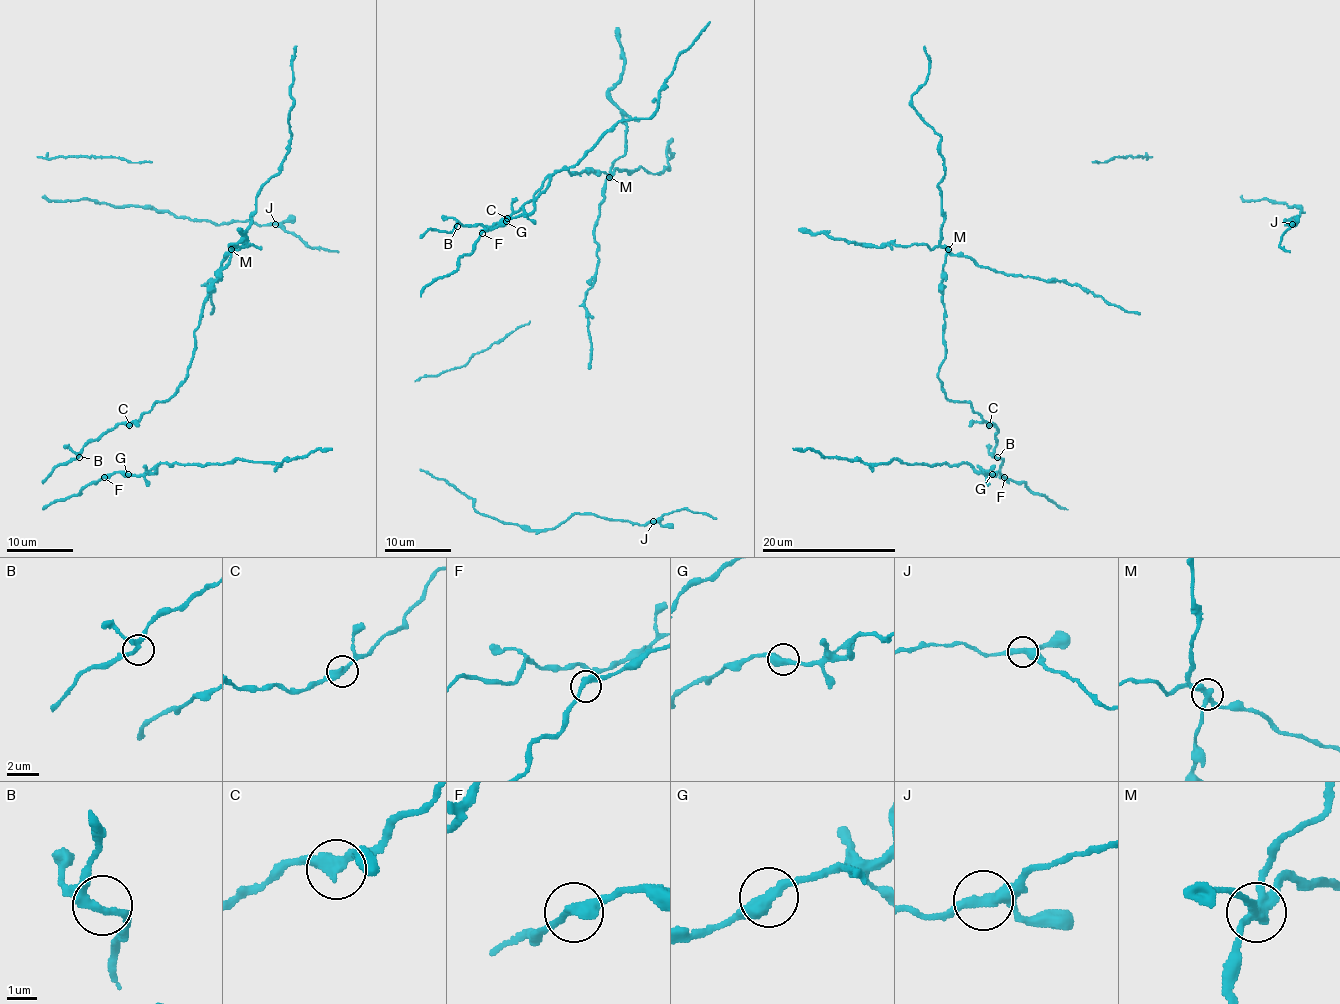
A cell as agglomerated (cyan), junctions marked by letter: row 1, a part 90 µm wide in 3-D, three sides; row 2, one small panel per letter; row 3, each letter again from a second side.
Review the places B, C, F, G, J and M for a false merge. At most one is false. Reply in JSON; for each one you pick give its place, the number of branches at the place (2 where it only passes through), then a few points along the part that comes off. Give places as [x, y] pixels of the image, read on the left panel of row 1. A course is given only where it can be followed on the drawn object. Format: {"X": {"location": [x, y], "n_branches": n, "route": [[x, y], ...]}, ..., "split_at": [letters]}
{"M": {"location": [231, 249], "n_branches": 3, "route": [[231, 249], [216, 274], [220, 278], [206, 284], [213, 304], [210, 314]]}, "split_at": ["M"]}

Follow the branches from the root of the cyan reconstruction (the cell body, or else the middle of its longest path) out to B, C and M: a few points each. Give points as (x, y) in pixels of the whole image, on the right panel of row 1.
B: (942, 291), (945, 348), (939, 370), (942, 391), (949, 400), (967, 402), (997, 428), (994, 448), (997, 457)
C: (942, 291), (945, 348), (945, 358), (939, 370), (942, 391), (949, 400), (967, 402), (989, 425)
M: (942, 291), (942, 266), (947, 249)

